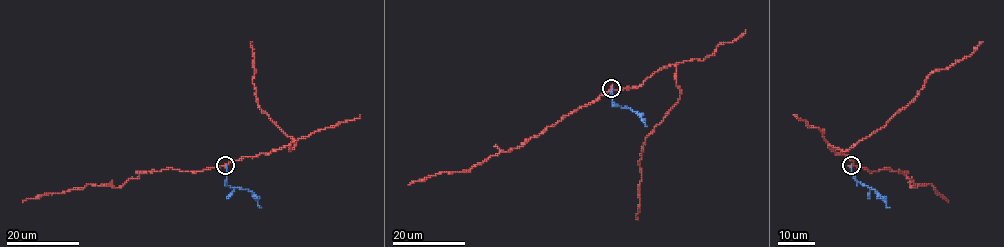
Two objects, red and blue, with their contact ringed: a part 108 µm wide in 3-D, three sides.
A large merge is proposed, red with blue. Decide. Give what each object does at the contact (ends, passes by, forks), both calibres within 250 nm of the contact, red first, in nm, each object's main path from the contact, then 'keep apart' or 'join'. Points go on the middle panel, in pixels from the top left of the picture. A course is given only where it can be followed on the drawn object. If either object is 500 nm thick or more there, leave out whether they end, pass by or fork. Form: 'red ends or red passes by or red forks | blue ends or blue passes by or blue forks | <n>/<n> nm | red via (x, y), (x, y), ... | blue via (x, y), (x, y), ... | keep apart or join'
red passes by | blue ends | 260/160 nm | red via (611, 87), (635, 87), (654, 73), (675, 66), (680, 96), (646, 137), (638, 161), (637, 219) | blue via (612, 88), (613, 102), (635, 112), (646, 127) | keep apart

